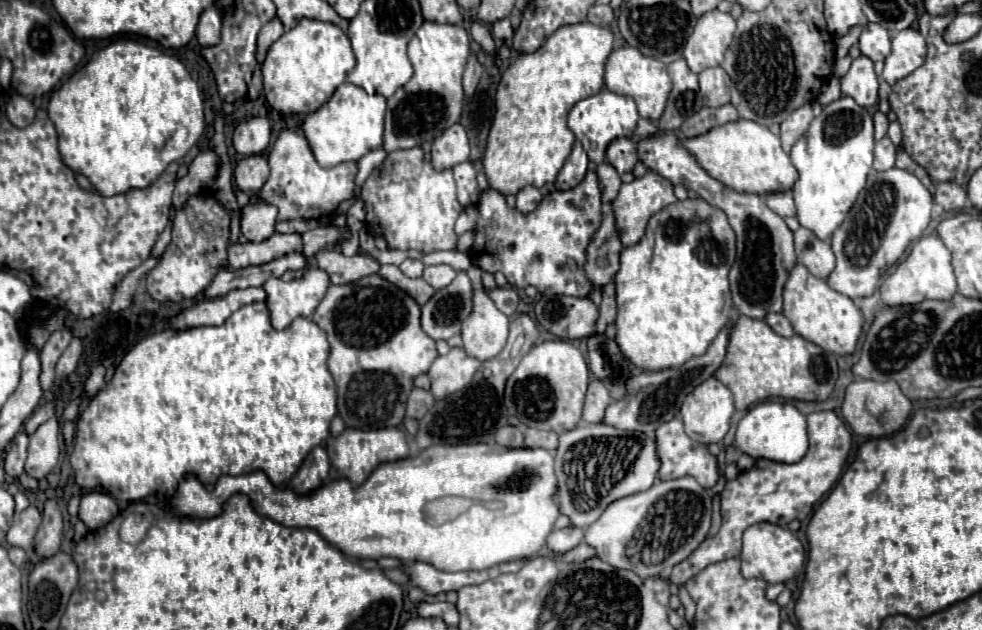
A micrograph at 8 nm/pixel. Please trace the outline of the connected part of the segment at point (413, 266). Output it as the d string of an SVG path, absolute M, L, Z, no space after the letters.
M404 260L404 262L400 264L400 270L402 270L404 274L408 274L408 278L418 278L418 276L422 276L424 264L422 264L420 260Z

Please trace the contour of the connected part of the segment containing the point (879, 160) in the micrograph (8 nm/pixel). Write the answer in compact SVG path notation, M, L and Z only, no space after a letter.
M884 136L882 140L876 142L874 148L874 170L890 170L894 166L894 158L896 158L896 148L892 146L890 138Z

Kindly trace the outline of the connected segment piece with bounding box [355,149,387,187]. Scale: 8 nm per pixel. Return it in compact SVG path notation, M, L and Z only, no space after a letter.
M383 149L374 150L364 155L360 160L357 161L358 164L358 174L356 174L355 184L356 186L362 186L372 173L372 171L379 167L385 160L387 153Z

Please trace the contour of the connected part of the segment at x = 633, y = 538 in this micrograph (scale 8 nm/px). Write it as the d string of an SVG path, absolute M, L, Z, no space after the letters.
M678 478L668 482L656 480L652 488L612 502L612 506L608 506L608 510L604 510L604 514L592 526L586 528L584 542L592 546L596 550L596 556L608 562L610 566L632 570L640 578L650 578L658 576L660 570L672 568L684 558L688 558L692 550L696 550L696 546L700 546L708 536L710 518L712 518L712 498L694 478Z

